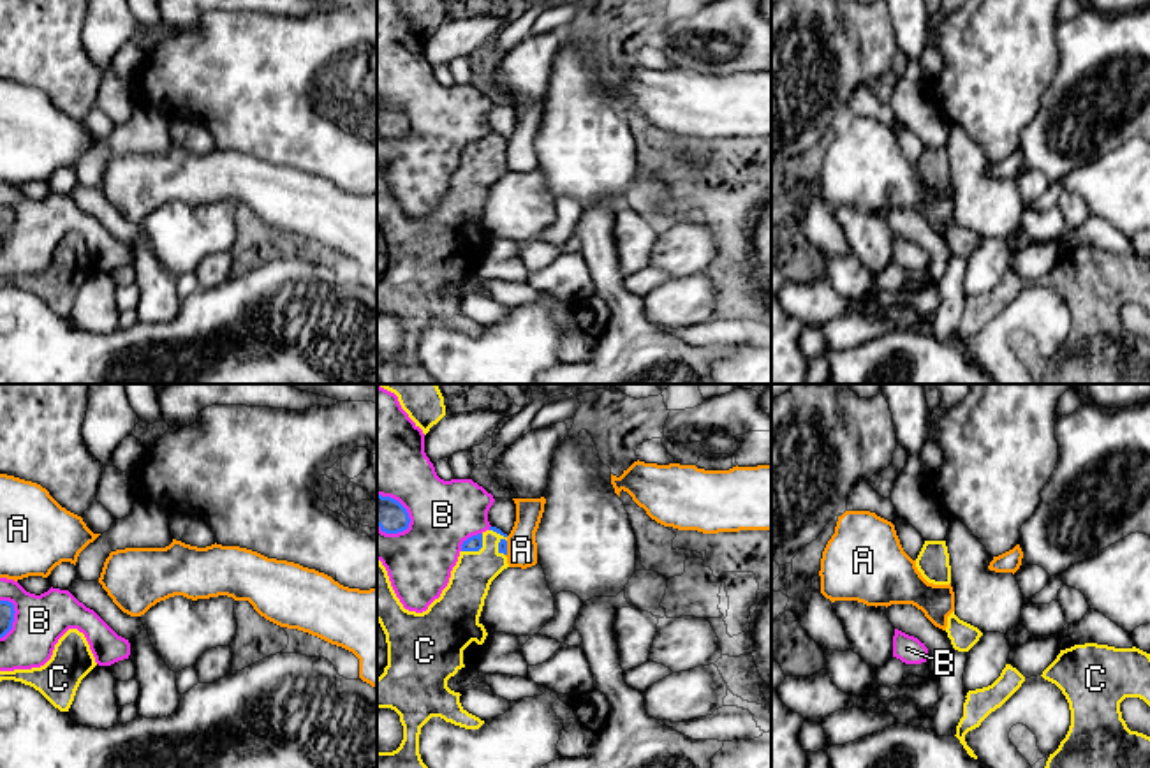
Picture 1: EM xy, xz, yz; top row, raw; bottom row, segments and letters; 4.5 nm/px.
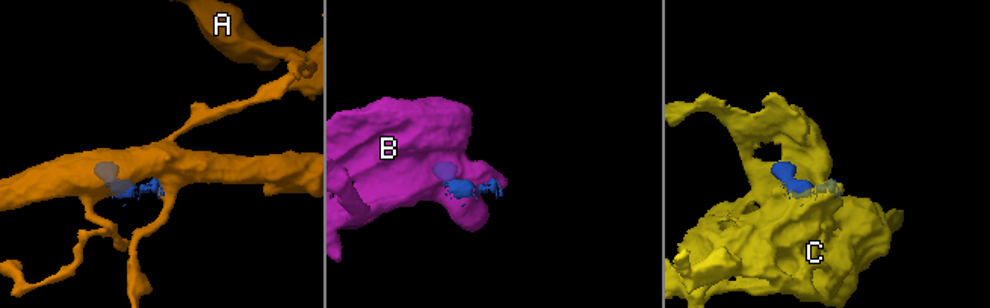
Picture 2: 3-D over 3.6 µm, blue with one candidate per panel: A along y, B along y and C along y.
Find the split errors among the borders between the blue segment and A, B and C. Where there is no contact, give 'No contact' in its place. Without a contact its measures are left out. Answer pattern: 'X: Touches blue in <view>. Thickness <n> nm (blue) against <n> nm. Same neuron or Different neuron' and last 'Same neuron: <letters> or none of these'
A: Touches blue in xz. Thickness 50 nm (blue) against 140 nm. Different neuron
B: Touches blue in xz. Thickness 70 nm (blue) against 300 nm. Different neuron
C: Touches blue in xz. Thickness 70 nm (blue) against 200 nm. Same neuron
Same neuron: C

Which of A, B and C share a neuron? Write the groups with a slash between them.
A / B / C

